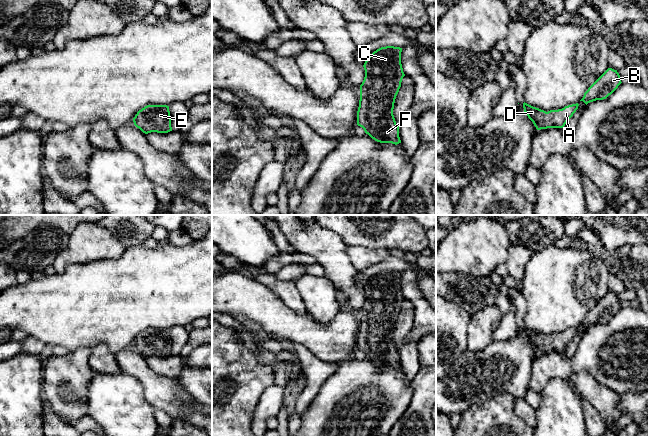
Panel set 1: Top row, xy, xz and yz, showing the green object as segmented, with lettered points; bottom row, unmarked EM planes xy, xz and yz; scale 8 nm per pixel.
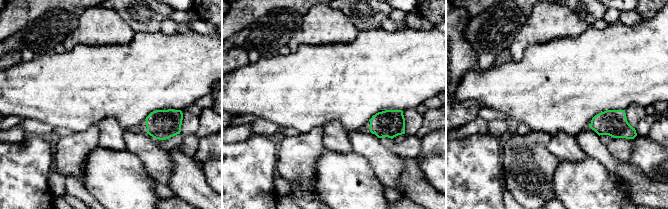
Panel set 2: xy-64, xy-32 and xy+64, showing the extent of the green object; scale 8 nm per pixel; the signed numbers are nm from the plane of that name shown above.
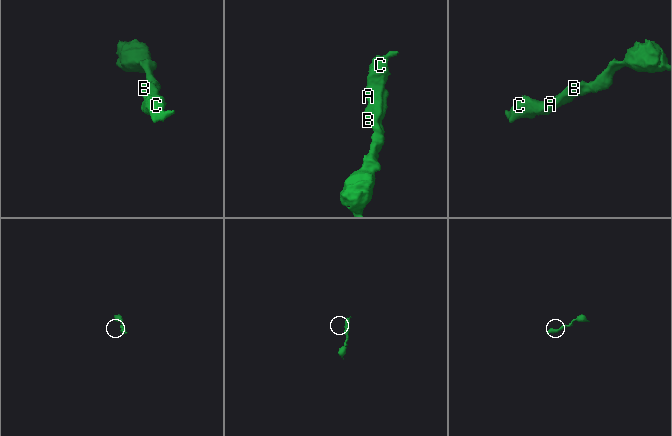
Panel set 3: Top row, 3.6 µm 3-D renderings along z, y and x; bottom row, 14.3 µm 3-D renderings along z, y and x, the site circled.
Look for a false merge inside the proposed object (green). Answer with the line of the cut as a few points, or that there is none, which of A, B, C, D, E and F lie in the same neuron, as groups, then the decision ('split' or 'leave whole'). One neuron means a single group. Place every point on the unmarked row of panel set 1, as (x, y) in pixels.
no cut; A B C D E F; leave whole

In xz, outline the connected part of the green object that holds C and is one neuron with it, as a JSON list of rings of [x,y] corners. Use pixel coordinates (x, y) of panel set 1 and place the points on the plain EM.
[[[381,271],[365,285],[365,301],[360,309],[357,349],[380,367],[401,367],[393,333],[405,300],[401,288],[402,272]]]

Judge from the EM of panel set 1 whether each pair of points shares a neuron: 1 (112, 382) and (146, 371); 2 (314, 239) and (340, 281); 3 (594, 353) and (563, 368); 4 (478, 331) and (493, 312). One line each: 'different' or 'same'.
1: different
2: same
3: different
4: same

